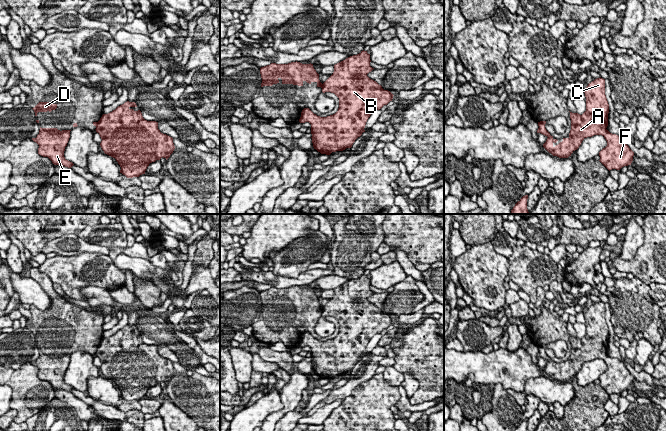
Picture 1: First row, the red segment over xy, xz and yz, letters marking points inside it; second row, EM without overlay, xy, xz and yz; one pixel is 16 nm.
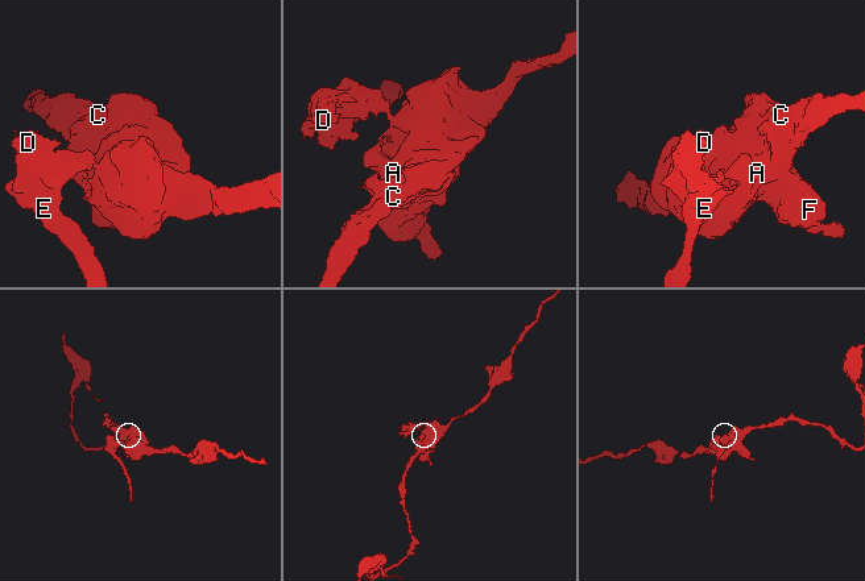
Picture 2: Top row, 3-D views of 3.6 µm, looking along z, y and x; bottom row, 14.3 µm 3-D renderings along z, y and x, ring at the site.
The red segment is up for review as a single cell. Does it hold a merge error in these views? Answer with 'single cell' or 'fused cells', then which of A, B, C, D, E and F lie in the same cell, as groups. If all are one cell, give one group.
fused cells | A B C F / D E

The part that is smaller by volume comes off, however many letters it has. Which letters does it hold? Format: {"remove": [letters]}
{"remove": ["D", "E"]}

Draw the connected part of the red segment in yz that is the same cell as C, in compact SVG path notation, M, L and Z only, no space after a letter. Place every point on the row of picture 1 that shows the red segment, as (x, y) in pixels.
M600 77L589 83L584 90L584 93L586 97L586 111L582 115L570 112L571 130L569 137L563 138L563 141L555 147L553 144L558 140L554 139L553 136L551 136L546 130L546 121L538 122L539 128L537 133L541 133L548 137L546 142L543 144L543 147L553 156L557 156L559 158L568 158L575 150L579 148L585 138L592 137L594 135L602 135L607 141L607 146L599 152L599 161L609 171L612 169L620 170L624 166L631 165L634 152L629 148L622 137L612 134L606 129L608 126L609 104L605 95L605 79Z

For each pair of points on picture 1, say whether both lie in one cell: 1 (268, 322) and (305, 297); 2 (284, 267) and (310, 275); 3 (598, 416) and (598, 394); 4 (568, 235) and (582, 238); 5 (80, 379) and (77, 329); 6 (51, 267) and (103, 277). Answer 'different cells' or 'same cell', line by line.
1: same cell
2: different cells
3: same cell
4: same cell
5: different cells
6: same cell

